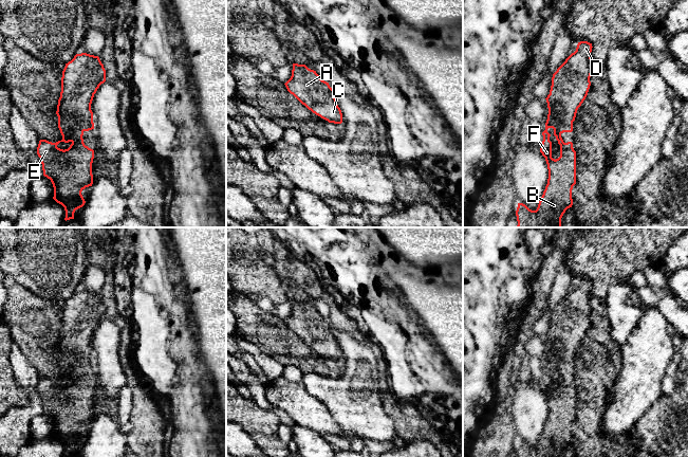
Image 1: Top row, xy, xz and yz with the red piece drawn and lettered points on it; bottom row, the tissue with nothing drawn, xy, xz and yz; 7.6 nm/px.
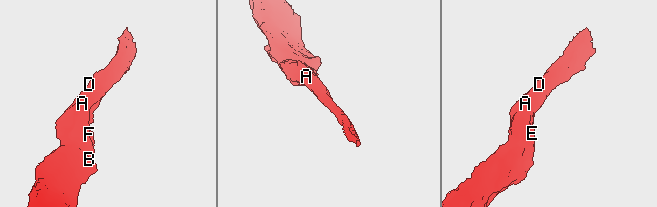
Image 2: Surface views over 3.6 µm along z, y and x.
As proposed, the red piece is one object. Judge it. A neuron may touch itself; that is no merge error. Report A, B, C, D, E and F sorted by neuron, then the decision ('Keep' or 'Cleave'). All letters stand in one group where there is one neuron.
Groups: A B C D E F. Keep

